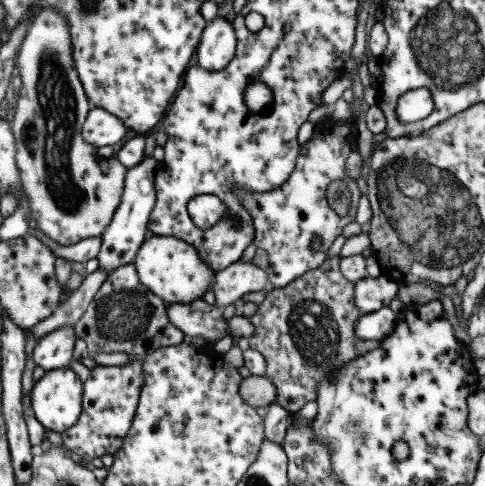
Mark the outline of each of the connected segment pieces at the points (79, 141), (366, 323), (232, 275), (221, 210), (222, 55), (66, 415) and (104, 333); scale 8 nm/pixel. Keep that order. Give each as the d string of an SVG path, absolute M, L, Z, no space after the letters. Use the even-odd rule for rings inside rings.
M47 5L40 8L40 11L36 14L35 18L32 20L32 24L30 24L30 27L27 30L23 44L20 45L19 51L17 52L16 73L19 74L22 79L22 86L18 89L20 97L14 105L16 110L10 112L14 118L11 122L11 129L16 141L16 164L20 172L21 188L23 188L23 192L25 192L25 196L27 196L27 201L29 202L31 216L36 220L36 224L38 224L38 228L44 236L52 238L54 242L58 242L58 244L62 244L62 246L70 246L85 238L90 238L92 236L101 237L103 235L103 232L106 230L108 224L110 224L116 209L120 206L125 183L125 174L127 171L127 168L116 158L106 159L102 158L102 156L98 156L98 154L96 154L97 148L84 140L83 124L85 123L88 113L92 109L92 104L89 102L87 94L84 92L82 83L80 82L78 73L75 69L75 64L73 63L69 28L70 25L68 25L68 21L66 21L64 15L60 15L58 11L48 9Z
M389 306L376 312L361 314L355 324L355 335L359 340L381 341L396 328L397 316Z
M236 261L228 268L217 271L212 292L215 294L216 305L224 308L229 304L242 299L244 294L258 292L259 290L270 290L267 271L254 265L252 261Z
M212 194L194 196L187 204L187 212L188 217L200 230L208 230L226 218L239 225L239 218L235 214L229 214L224 202Z
M219 14L208 22L202 31L194 64L203 70L218 72L226 68L234 58L236 45L237 40L231 19Z
M69 368L48 371L34 384L31 391L33 414L44 427L57 433L68 431L76 424L82 412L83 383Z
M133 263L115 268L94 295L92 302L73 324L77 338L86 342L89 353L126 353L148 356L156 349L176 346L185 334L170 322L167 303L140 281Z

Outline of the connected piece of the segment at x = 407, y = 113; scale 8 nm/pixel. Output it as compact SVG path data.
M422 87L408 90L399 96L396 114L403 123L413 123L426 118L434 107L430 89Z

